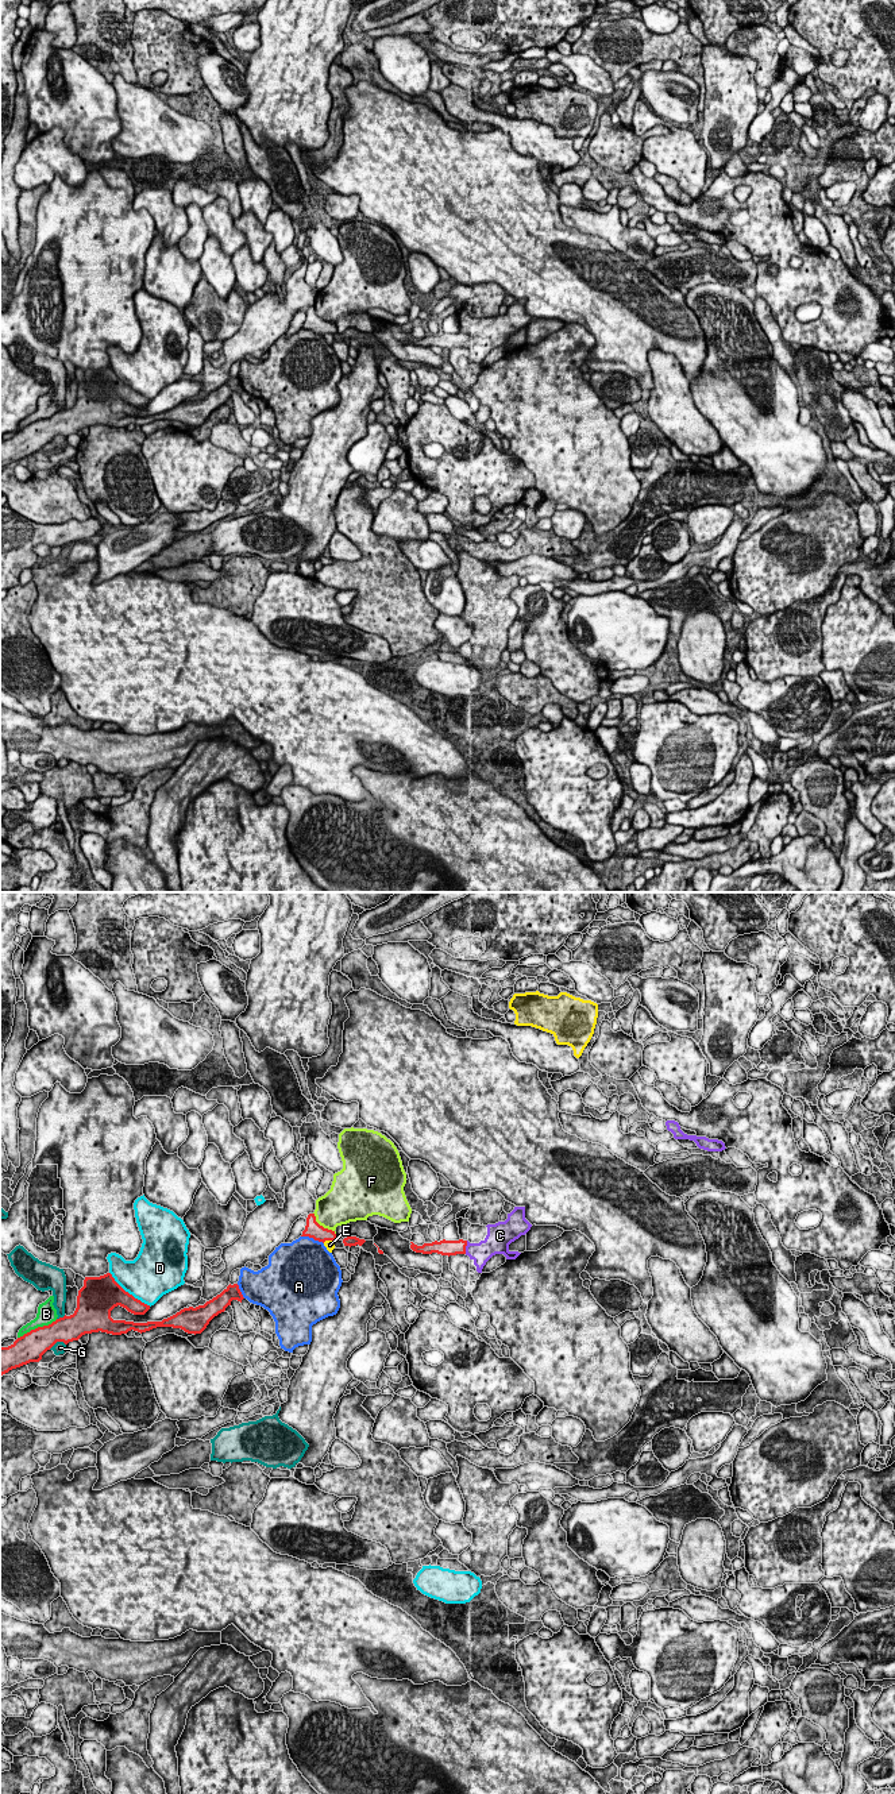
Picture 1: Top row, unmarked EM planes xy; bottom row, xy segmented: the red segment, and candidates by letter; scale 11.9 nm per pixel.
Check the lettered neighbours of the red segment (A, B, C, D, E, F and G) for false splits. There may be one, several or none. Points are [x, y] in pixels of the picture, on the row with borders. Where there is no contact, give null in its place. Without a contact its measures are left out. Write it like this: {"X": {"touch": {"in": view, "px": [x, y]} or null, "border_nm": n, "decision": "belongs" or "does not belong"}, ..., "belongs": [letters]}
{"A": {"touch": {"in": "xy", "px": [312, 1237]}, "border_nm": 280, "decision": "does not belong"}, "B": {"touch": {"in": "xy", "px": [38, 1327]}, "border_nm": 550, "decision": "does not belong"}, "C": {"touch": {"in": "xy", "px": [465, 1247]}, "border_nm": 160, "decision": "belongs"}, "D": {"touch": {"in": "xy", "px": [127, 1292]}, "border_nm": 650, "decision": "does not belong"}, "E": {"touch": {"in": "xy", "px": [328, 1239]}, "border_nm": 140, "decision": "does not belong"}, "F": {"touch": {"in": "xy", "px": [321, 1226]}, "border_nm": 380, "decision": "does not belong"}, "G": {"touch": {"in": "xy", "px": [57, 1341]}, "border_nm": 220, "decision": "does not belong"}, "belongs": ["C"]}

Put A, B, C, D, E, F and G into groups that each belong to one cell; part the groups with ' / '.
A / B / C / D / E / F / G

